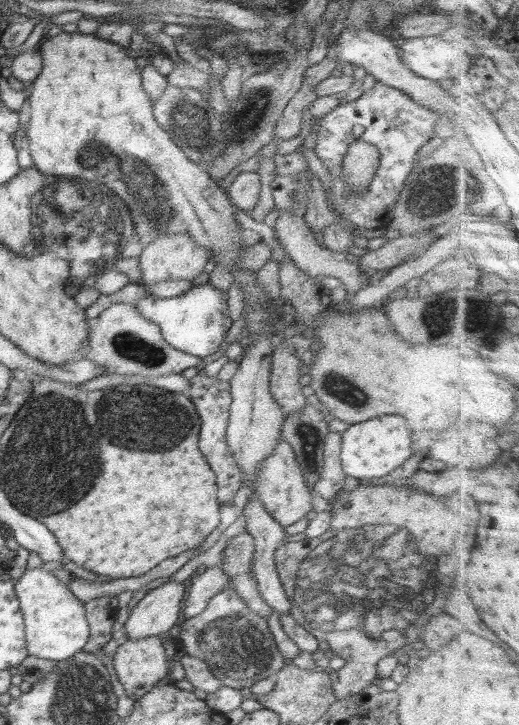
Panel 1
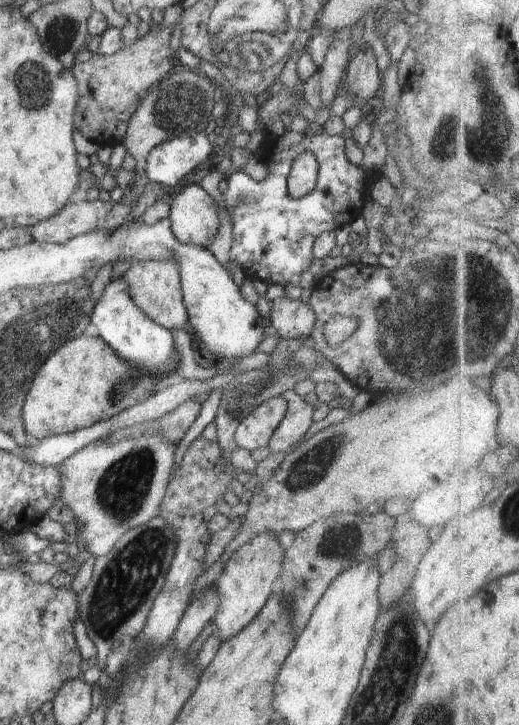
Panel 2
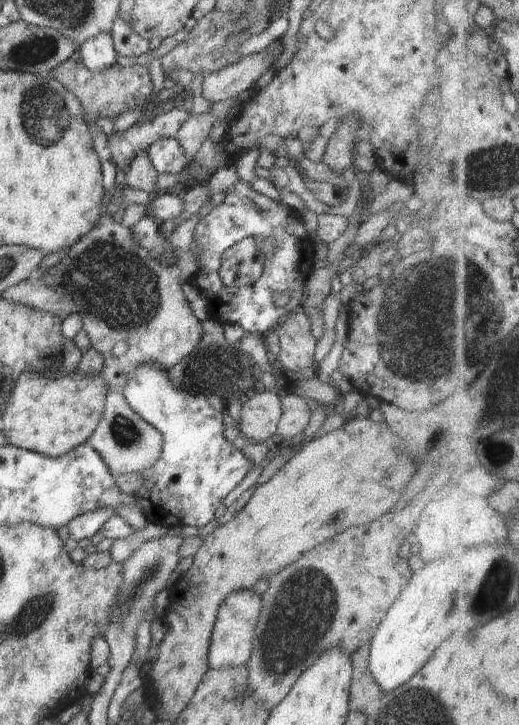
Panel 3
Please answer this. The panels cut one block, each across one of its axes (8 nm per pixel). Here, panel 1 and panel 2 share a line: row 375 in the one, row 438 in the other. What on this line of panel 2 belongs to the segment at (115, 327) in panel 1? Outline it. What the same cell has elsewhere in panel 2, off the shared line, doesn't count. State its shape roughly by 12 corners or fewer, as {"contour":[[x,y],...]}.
{"contour":[[93,442],[61,464],[80,552],[158,517],[176,447]]}

